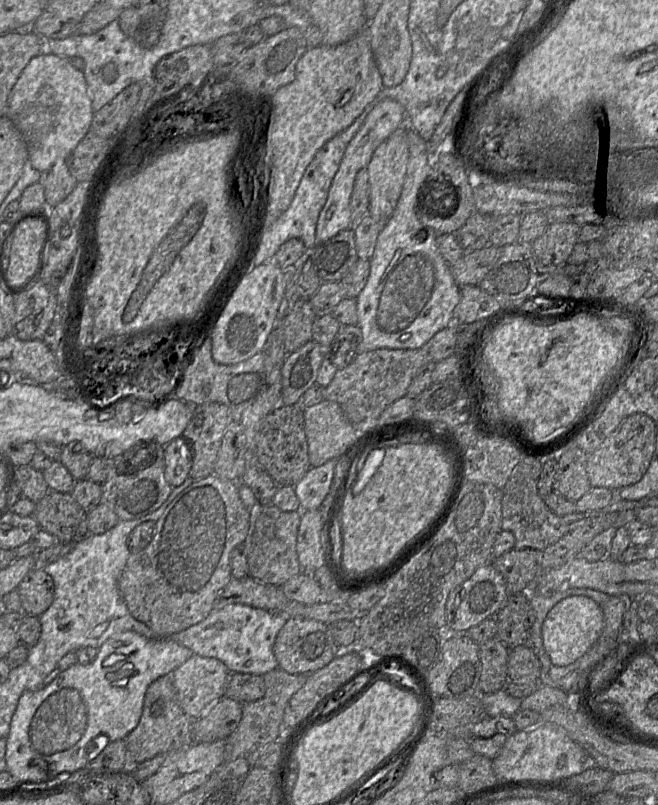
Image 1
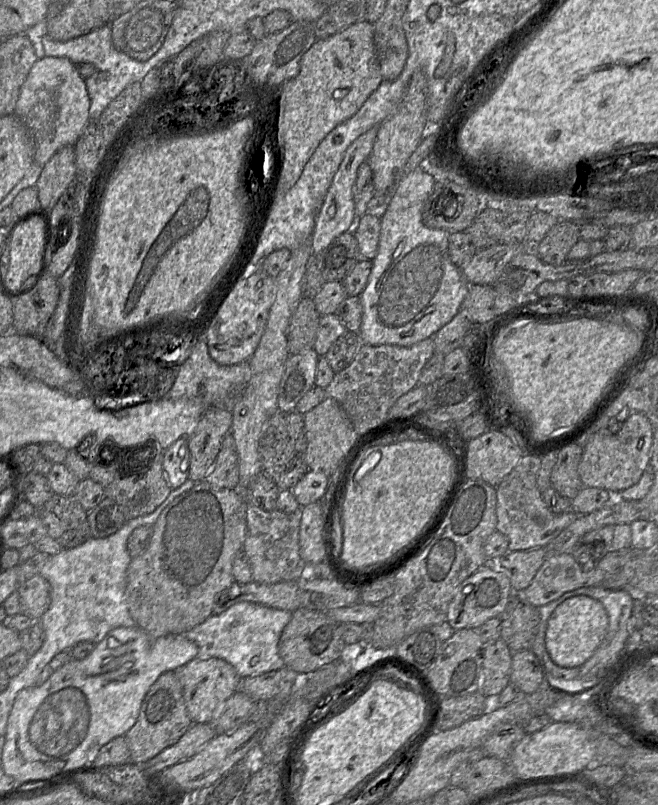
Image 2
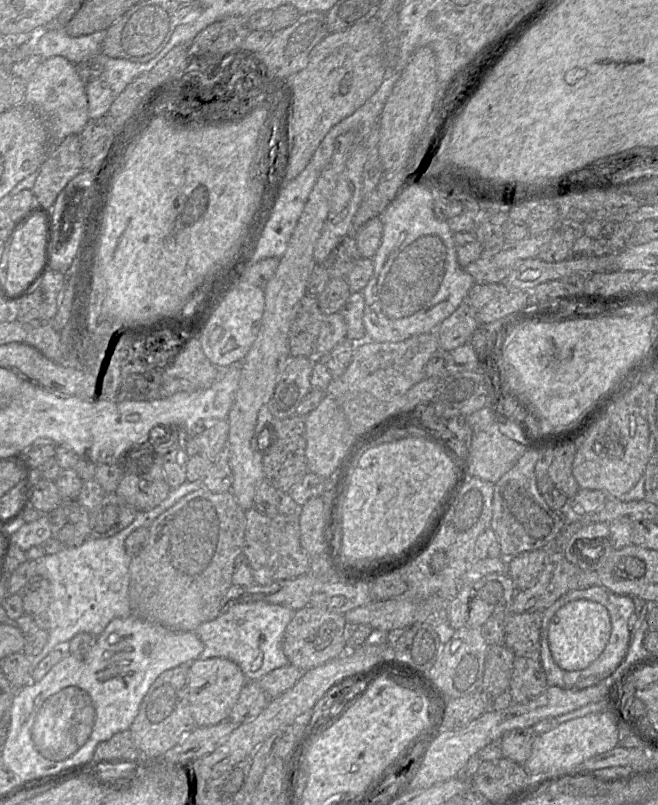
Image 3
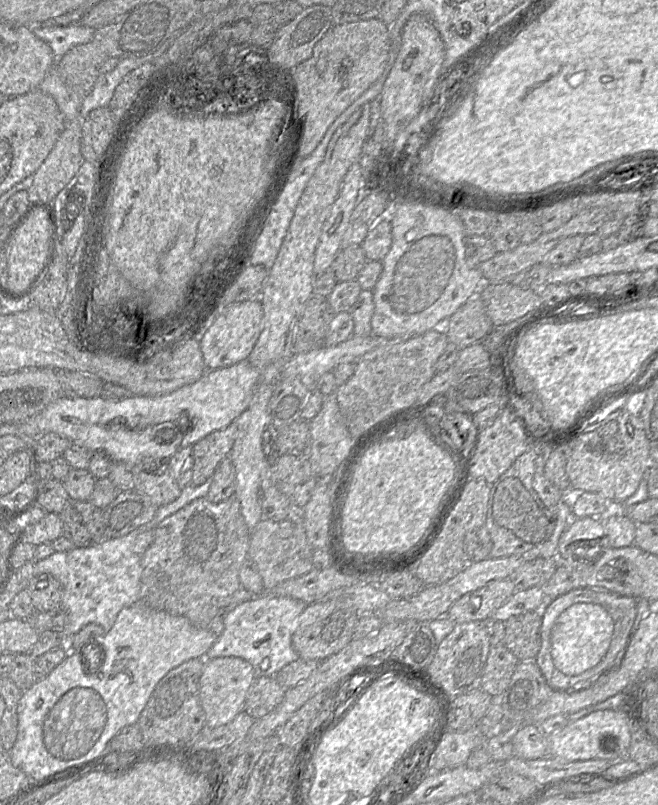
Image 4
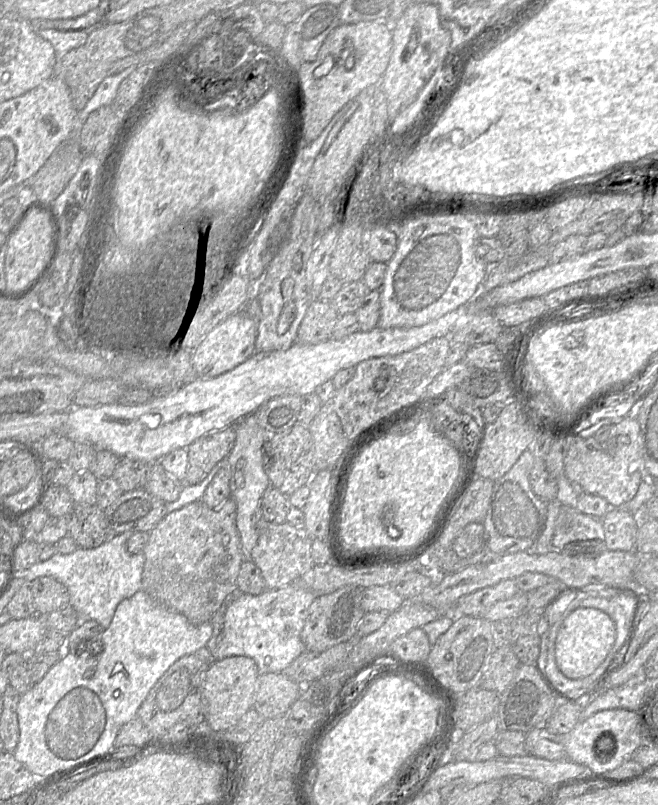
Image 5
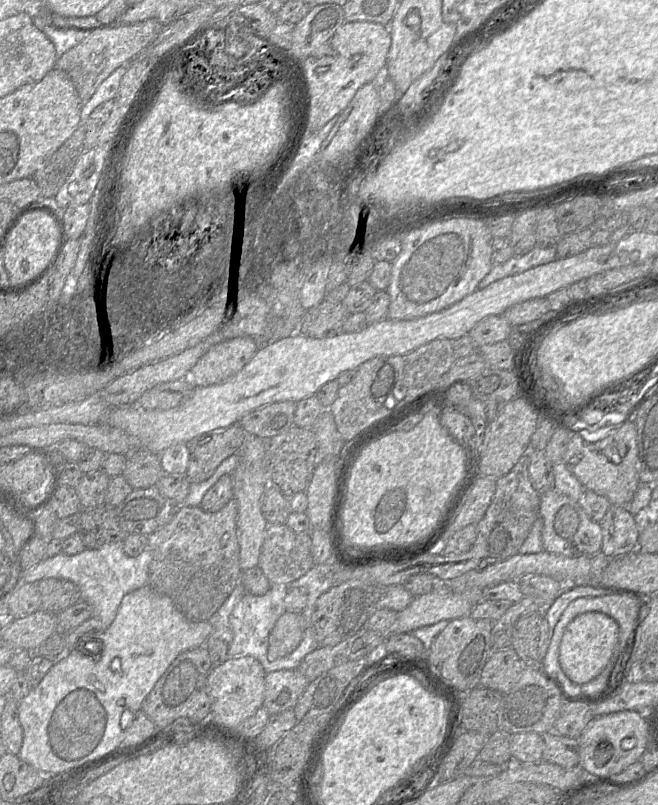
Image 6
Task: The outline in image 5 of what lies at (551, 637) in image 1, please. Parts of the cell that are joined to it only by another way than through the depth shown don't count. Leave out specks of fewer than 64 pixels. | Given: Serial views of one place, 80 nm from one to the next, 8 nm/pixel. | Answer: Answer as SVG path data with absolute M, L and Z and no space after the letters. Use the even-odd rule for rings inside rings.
M581 607L571 612L562 622L555 641L555 661L568 679L582 679L591 675L606 659L616 638L616 627L605 612Z

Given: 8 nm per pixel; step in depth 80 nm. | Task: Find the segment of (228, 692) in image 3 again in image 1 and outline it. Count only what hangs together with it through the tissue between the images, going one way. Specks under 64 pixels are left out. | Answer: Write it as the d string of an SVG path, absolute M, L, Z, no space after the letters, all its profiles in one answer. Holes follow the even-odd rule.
M193 654L171 676L180 706L194 720L225 696L230 671L216 658Z

